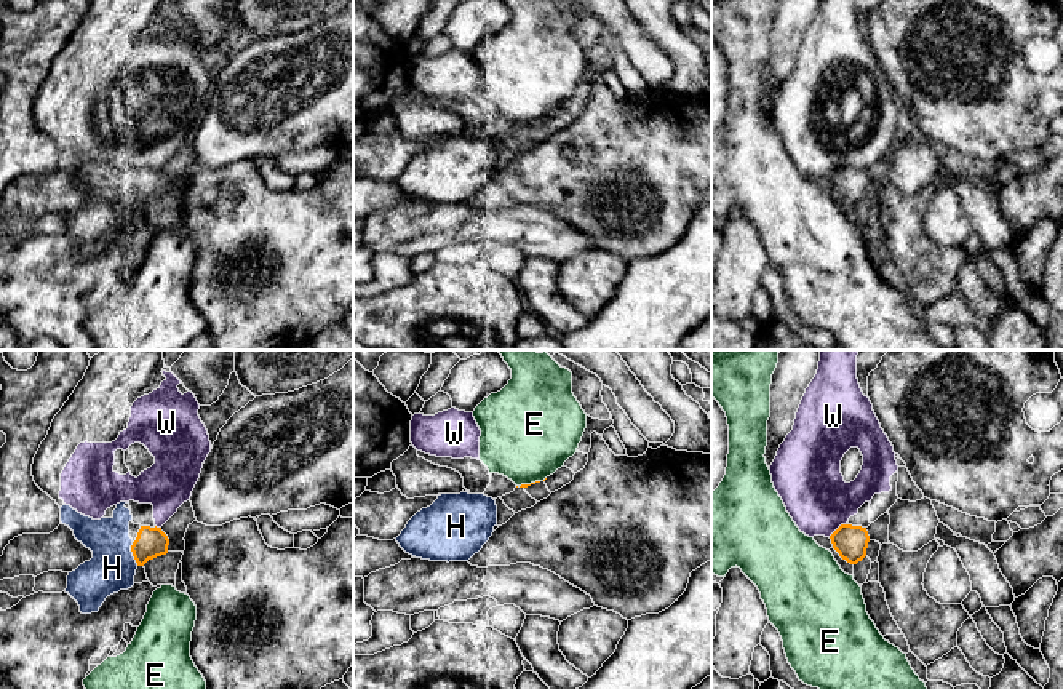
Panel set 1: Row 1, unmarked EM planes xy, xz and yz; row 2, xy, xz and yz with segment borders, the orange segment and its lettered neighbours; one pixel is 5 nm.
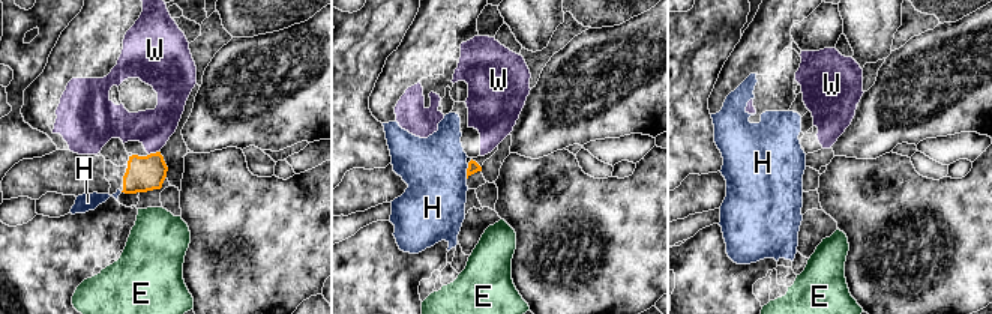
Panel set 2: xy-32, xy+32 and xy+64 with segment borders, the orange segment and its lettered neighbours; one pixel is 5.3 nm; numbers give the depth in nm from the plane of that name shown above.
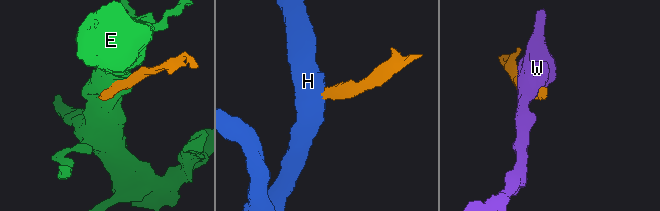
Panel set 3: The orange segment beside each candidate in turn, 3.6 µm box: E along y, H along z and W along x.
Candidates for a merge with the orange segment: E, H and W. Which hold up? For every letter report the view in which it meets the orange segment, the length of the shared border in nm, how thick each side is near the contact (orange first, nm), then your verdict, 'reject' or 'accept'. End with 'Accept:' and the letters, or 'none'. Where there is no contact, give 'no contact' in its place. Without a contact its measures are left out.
E: xz | 110 nm | 20/460 nm | reject
H: xy | 120 nm | 160/240 nm | reject
W: yz | 110 nm | 170/320 nm | reject
Accept: none

